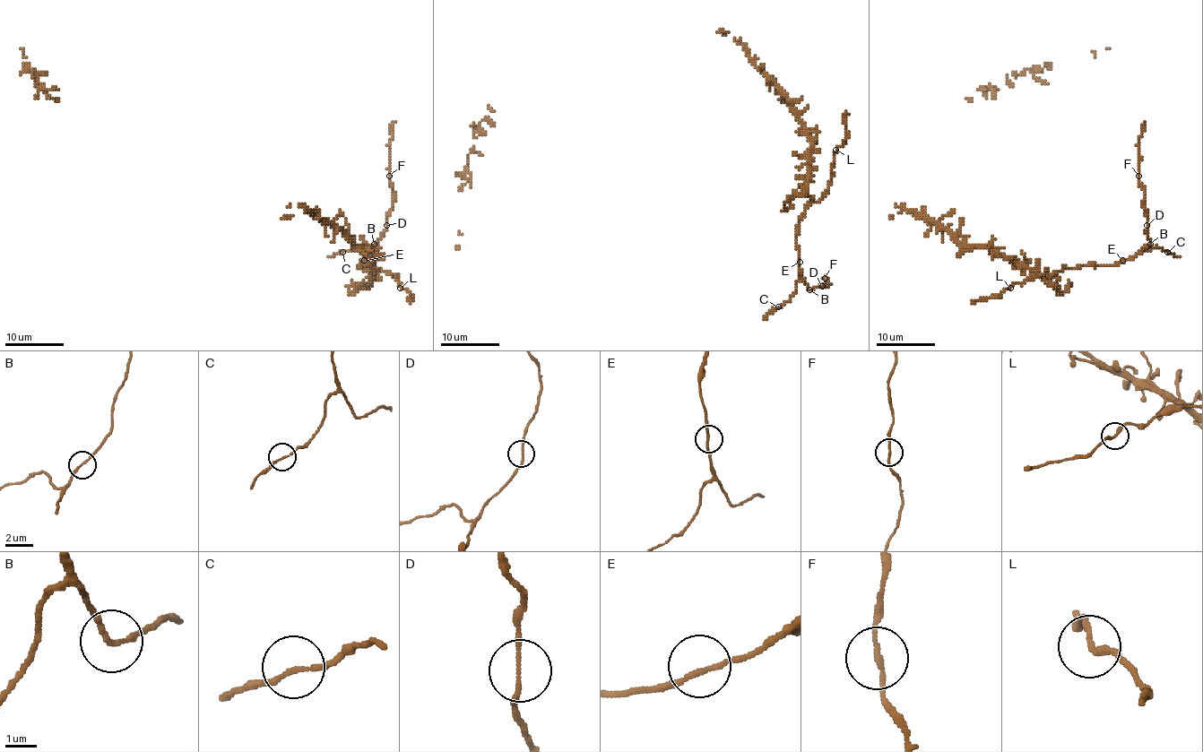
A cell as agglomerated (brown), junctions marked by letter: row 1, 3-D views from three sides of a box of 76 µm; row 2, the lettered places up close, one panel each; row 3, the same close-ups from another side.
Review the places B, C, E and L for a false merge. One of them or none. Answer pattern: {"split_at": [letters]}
{"split_at": []}

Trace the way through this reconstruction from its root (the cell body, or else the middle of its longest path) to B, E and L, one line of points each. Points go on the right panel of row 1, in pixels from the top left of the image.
B: (931, 220), (961, 243), (987, 246), (1046, 278), (1059, 278), (1065, 267), (1118, 264), (1132, 259), (1150, 244)
E: (931, 220), (961, 243), (987, 246), (1046, 278), (1059, 278), (1065, 267), (1109, 266), (1122, 260)
L: (931, 220), (961, 243), (987, 246), (1046, 278), (1059, 278), (1062, 272), (1031, 275), (1010, 288)

